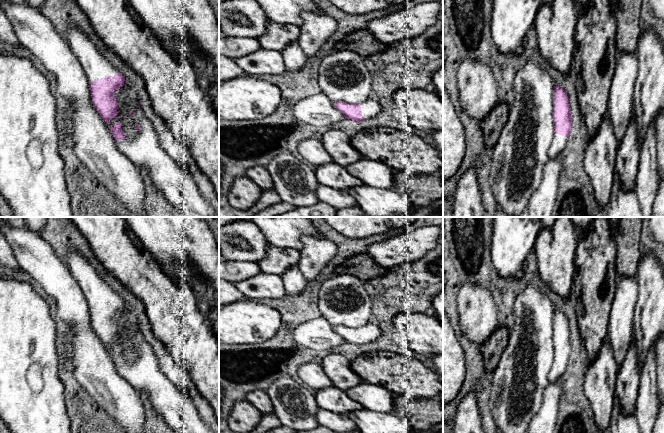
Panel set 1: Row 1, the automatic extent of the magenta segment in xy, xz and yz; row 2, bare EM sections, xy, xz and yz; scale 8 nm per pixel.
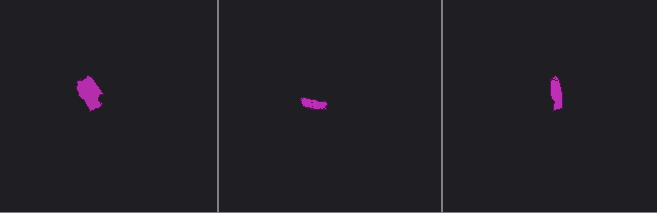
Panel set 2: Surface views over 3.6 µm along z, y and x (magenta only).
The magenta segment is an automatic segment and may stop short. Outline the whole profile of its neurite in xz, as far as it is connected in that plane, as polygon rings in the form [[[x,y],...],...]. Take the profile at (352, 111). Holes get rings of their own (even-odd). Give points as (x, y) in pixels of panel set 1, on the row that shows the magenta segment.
[[[368,98],[362,103],[346,103],[338,101],[334,103],[335,107],[344,115],[345,118],[352,121],[368,120],[377,116],[381,106],[377,99]]]

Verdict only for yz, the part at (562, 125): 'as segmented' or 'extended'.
extended

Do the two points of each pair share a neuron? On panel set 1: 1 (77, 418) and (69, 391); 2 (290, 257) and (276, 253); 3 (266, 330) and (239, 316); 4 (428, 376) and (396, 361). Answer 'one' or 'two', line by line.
1: one
2: one
3: one
4: one

